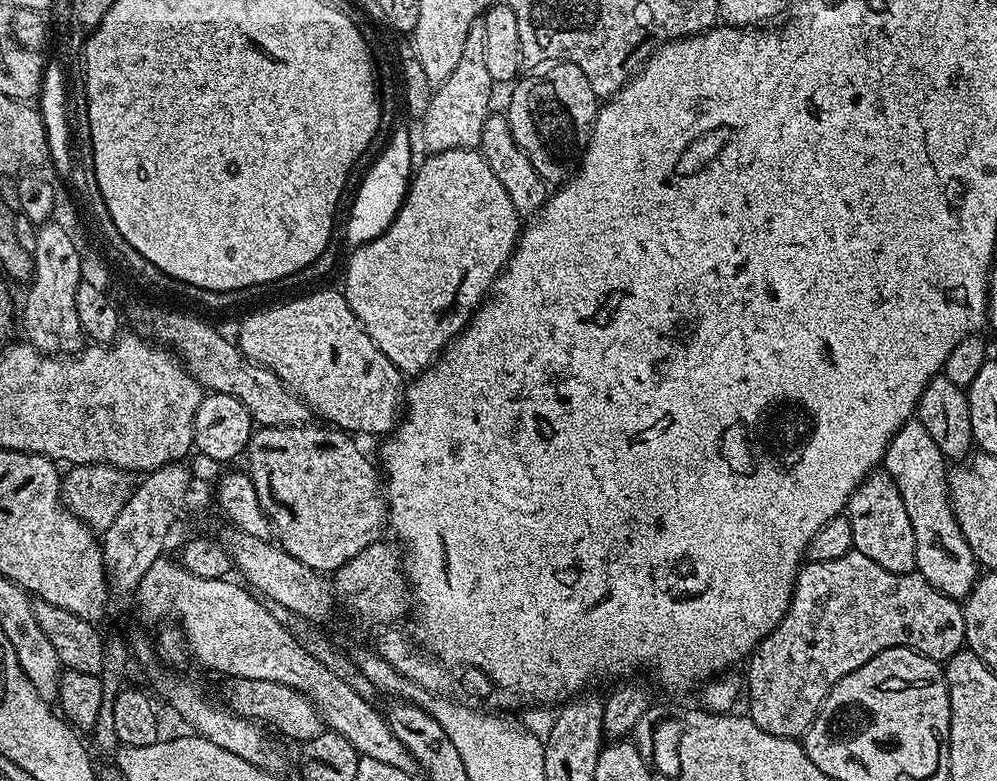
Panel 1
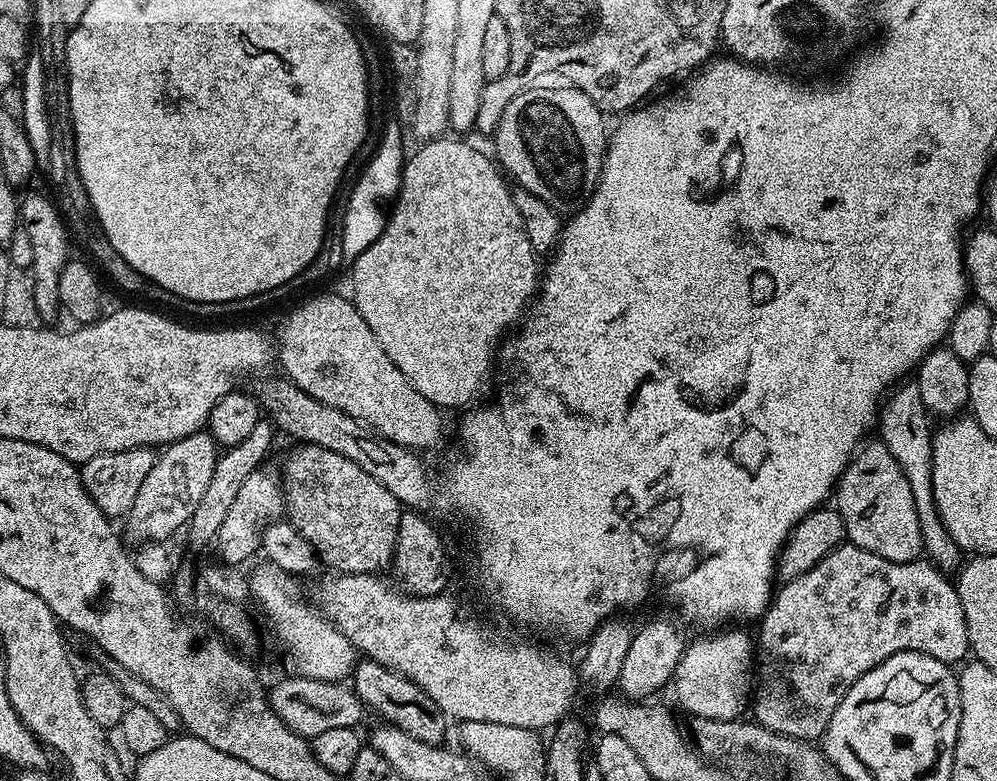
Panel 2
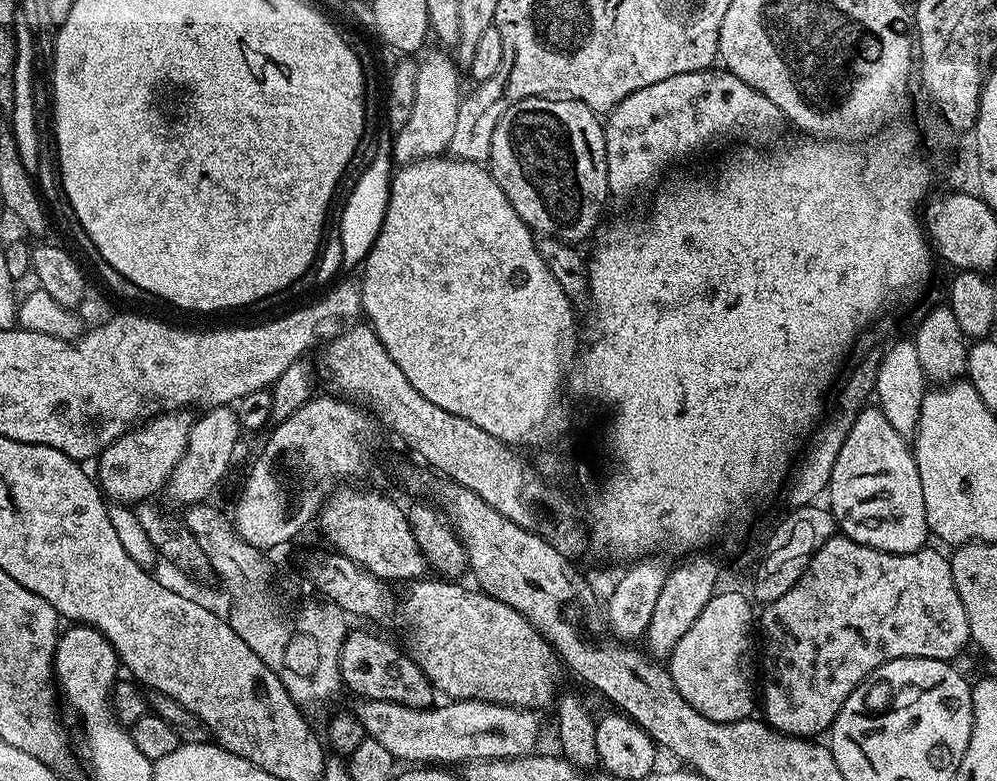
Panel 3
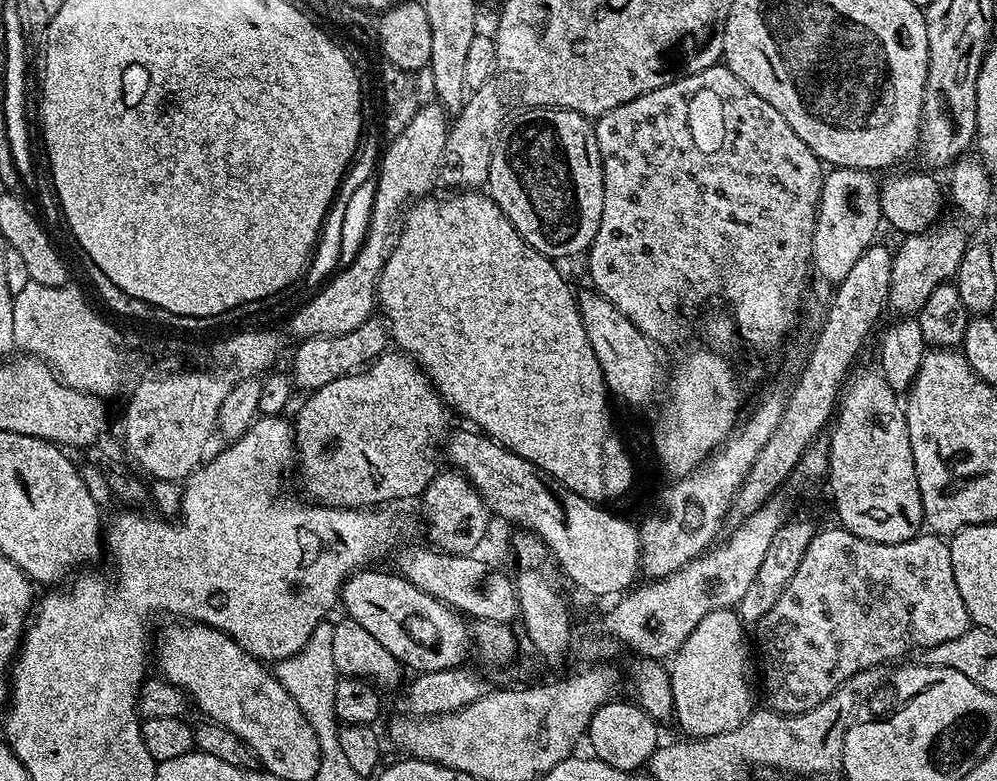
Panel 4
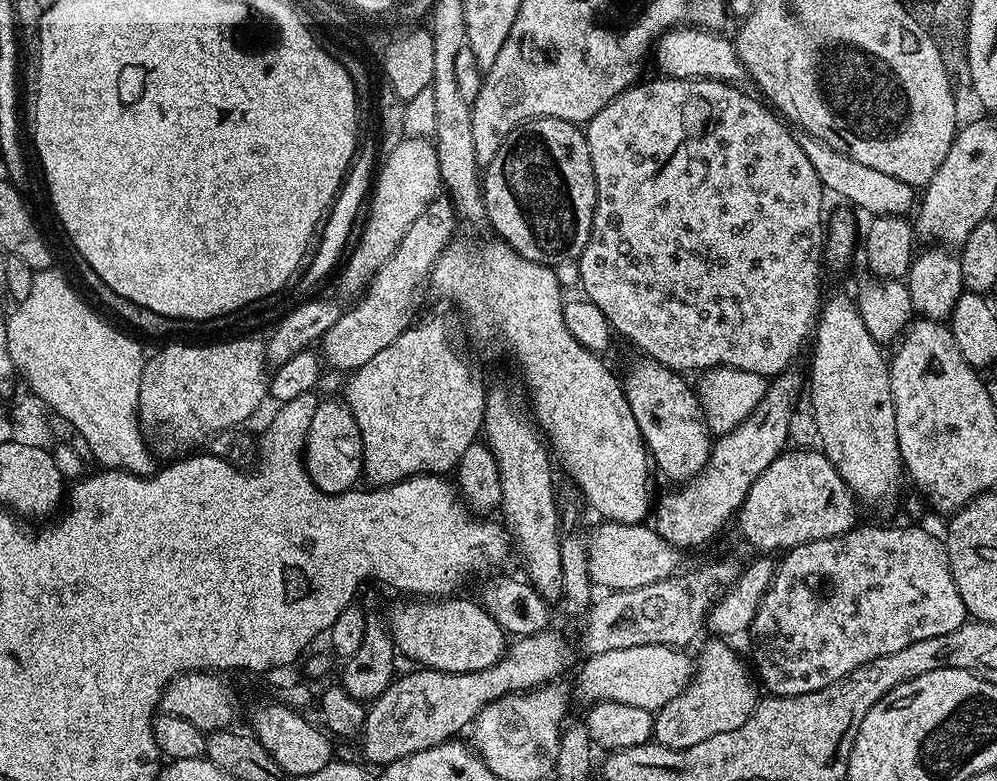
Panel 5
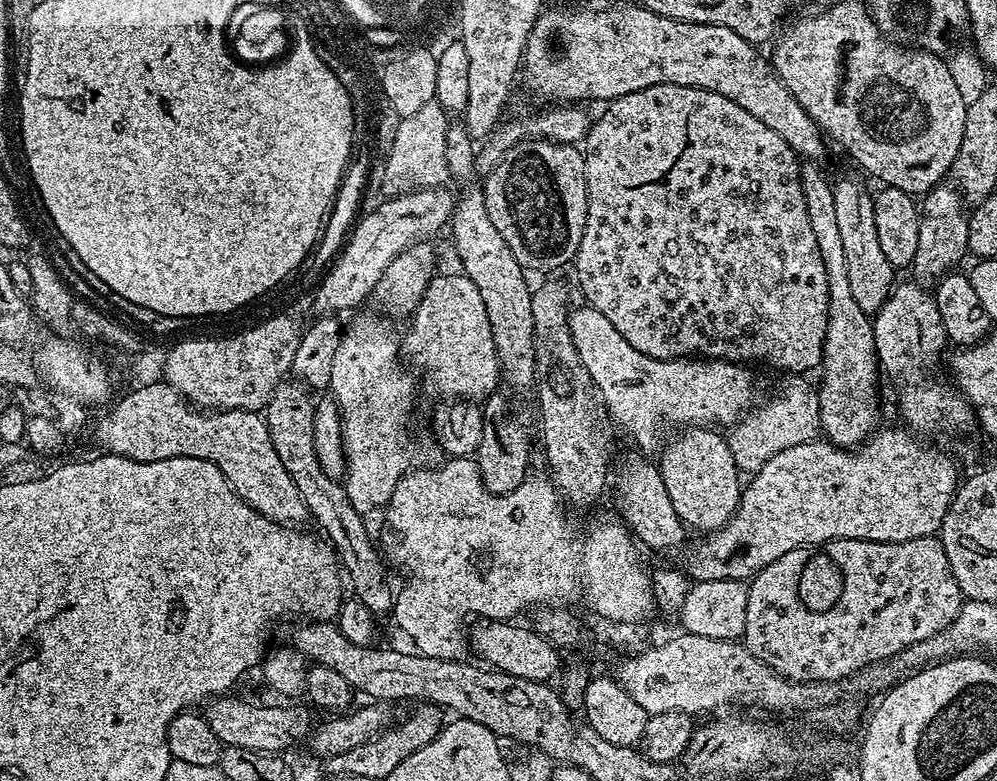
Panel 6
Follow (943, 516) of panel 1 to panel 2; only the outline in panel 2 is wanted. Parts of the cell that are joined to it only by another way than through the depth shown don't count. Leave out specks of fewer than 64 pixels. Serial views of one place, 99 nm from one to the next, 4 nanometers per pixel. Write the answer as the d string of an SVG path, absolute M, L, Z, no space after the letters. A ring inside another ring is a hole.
M904 382L883 401L878 413L878 432L880 428L879 439L886 446L886 450L890 450L890 454L894 456L894 462L898 462L898 466L902 468L902 474L906 476L906 482L910 484L910 491L914 496L914 510L918 512L918 522L922 530L927 559L937 568L949 570L948 568L954 567L955 569L961 563L962 553L960 547L954 542L954 538L950 538L950 534L944 528L944 523L940 521L934 502L932 493L934 428L933 425L928 425L928 420L930 421L930 413L926 406L922 406L922 394L918 394L918 386L915 382Z

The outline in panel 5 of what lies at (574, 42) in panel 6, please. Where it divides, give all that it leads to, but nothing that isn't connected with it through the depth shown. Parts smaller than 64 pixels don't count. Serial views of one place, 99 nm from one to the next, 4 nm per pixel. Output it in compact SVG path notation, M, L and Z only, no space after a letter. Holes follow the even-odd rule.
M695 26L669 28L654 45L654 60L661 77L673 80L721 80L723 84L739 85L746 73L736 53L736 45L716 30ZM801 135L799 141L806 158L810 158L810 166L814 166L814 174L818 174L818 178L831 195L833 192L836 196L842 196L849 200L846 201L849 205L857 204L862 211L869 212L869 217L872 218L904 216L908 211L909 213L913 211L918 200L918 192L913 185L898 182L898 178L890 178L890 174L881 174L879 170L870 170L870 166L862 166L862 162L854 162L854 158L835 152L830 146L826 146L821 140L816 140L812 136Z

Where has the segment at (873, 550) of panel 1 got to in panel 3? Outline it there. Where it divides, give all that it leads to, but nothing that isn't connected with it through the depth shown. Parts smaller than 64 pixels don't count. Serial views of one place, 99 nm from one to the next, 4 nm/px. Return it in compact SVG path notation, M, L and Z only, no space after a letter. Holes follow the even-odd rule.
M866 406L856 415L854 426L850 426L850 434L846 434L846 442L842 442L842 450L838 450L838 458L834 462L834 470L830 474L830 482L826 493L826 504L830 509L832 517L836 519L837 529L843 535L849 536L854 542L858 542L862 546L870 546L874 550L882 550L890 554L910 554L917 552L919 548L925 547L929 543L930 533L928 523L926 522L926 502L922 499L922 478L918 478L918 466L913 449L910 447L909 441L894 430L894 426L890 426L886 414L882 414L882 410L878 406Z

